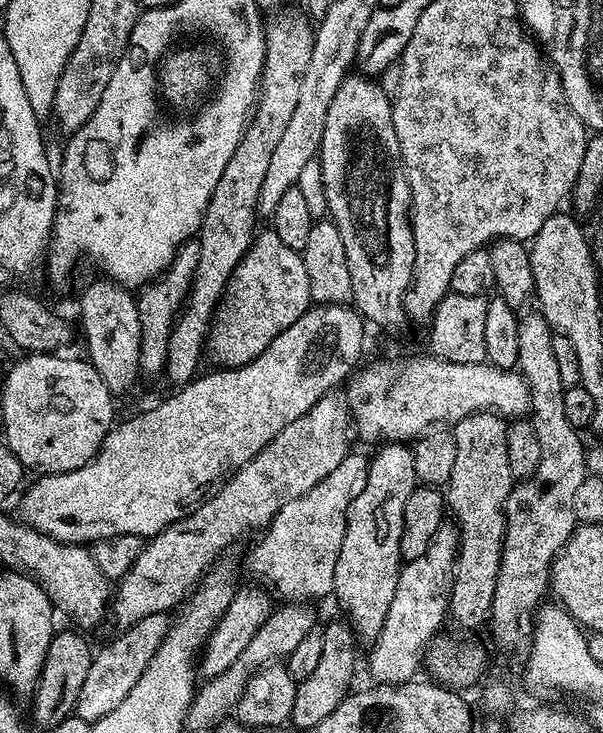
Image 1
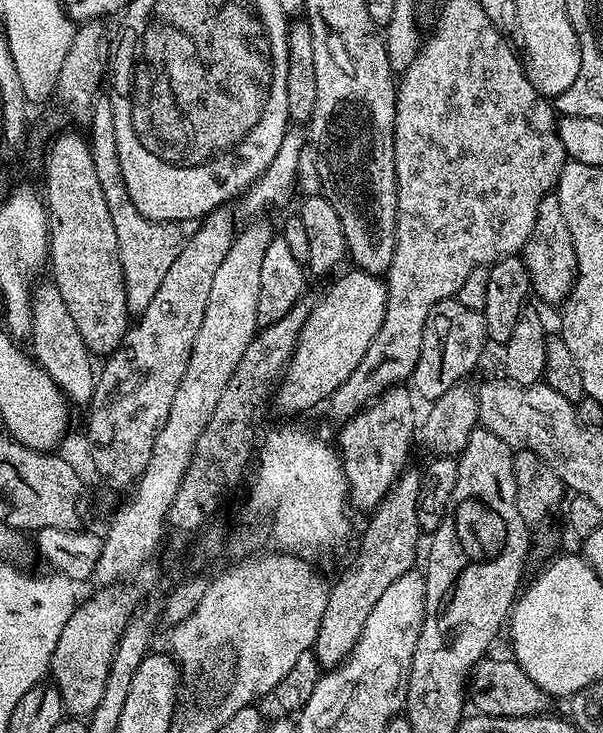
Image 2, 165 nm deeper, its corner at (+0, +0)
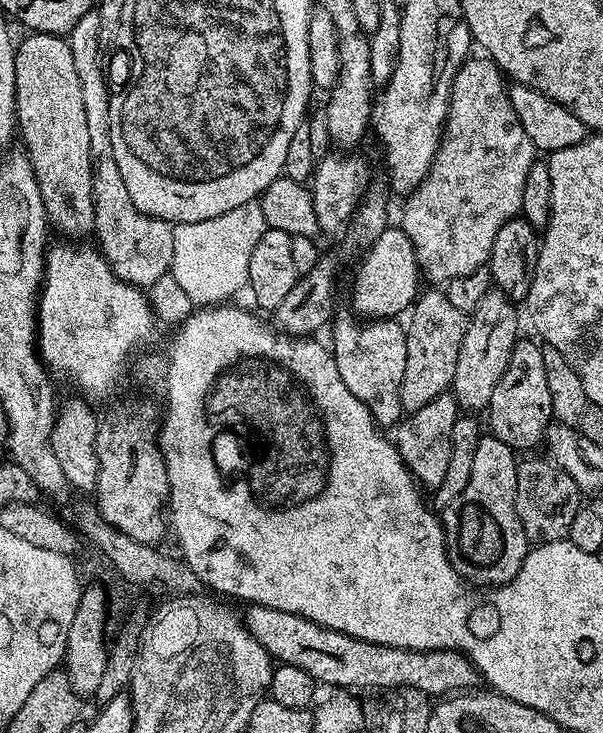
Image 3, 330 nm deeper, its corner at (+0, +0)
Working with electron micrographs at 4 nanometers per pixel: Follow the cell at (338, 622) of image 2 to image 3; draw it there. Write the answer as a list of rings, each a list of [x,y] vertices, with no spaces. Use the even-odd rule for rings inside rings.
[[[447,391],[438,394],[438,398],[426,402],[426,406],[422,406],[417,412],[407,413],[400,423],[395,425],[394,443],[398,454],[425,489],[434,490],[442,486],[442,478],[446,478],[452,449],[450,434],[454,431],[454,422],[461,414],[462,409],[457,404],[455,396],[451,391]]]

